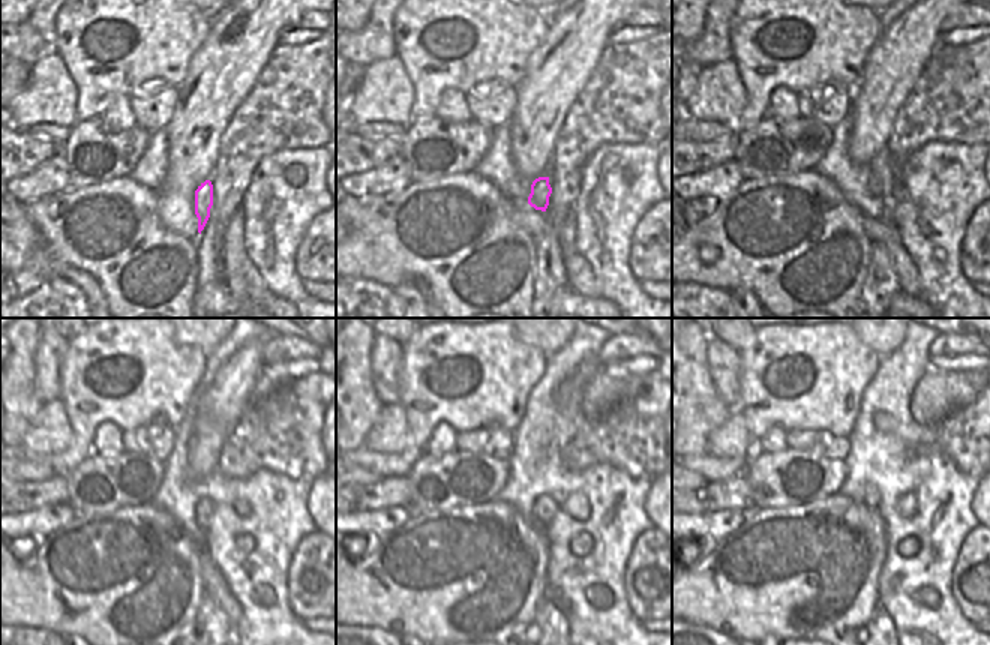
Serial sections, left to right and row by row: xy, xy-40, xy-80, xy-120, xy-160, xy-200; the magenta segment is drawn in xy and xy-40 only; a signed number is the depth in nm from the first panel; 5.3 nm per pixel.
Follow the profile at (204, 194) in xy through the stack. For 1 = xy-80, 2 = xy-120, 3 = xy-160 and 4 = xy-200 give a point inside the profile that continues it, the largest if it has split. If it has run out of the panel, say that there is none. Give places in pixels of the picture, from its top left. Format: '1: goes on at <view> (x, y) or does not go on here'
1: goes on at xy-80 (873, 183)
2: goes on at xy-120 (204, 509)
3: goes on at xy-160 (543, 507)
4: goes on at xy-200 (870, 494)

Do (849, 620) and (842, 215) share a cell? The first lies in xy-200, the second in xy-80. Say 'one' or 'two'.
one

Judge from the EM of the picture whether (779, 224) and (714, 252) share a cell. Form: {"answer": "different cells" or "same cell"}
{"answer": "same cell"}

